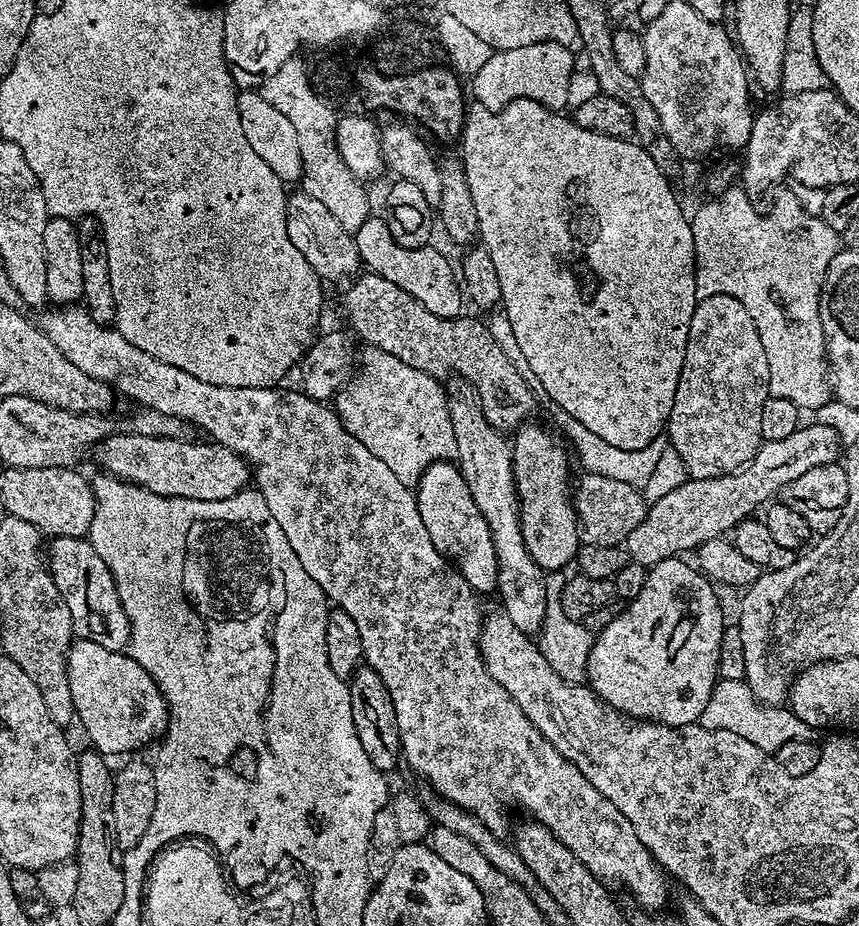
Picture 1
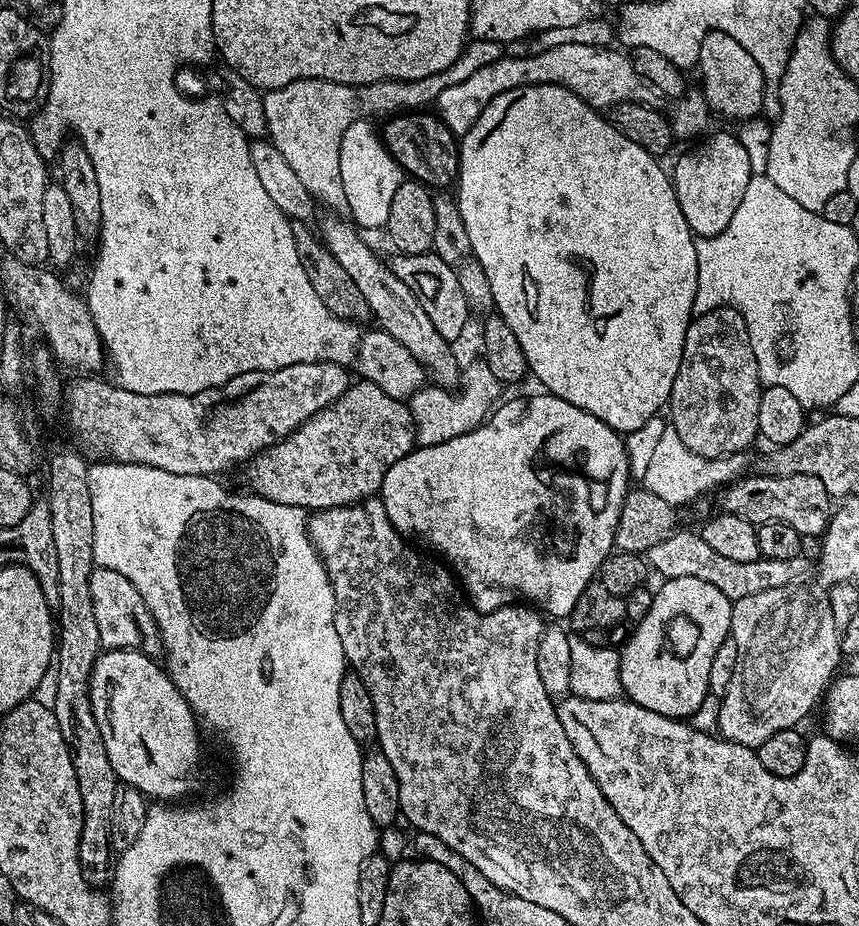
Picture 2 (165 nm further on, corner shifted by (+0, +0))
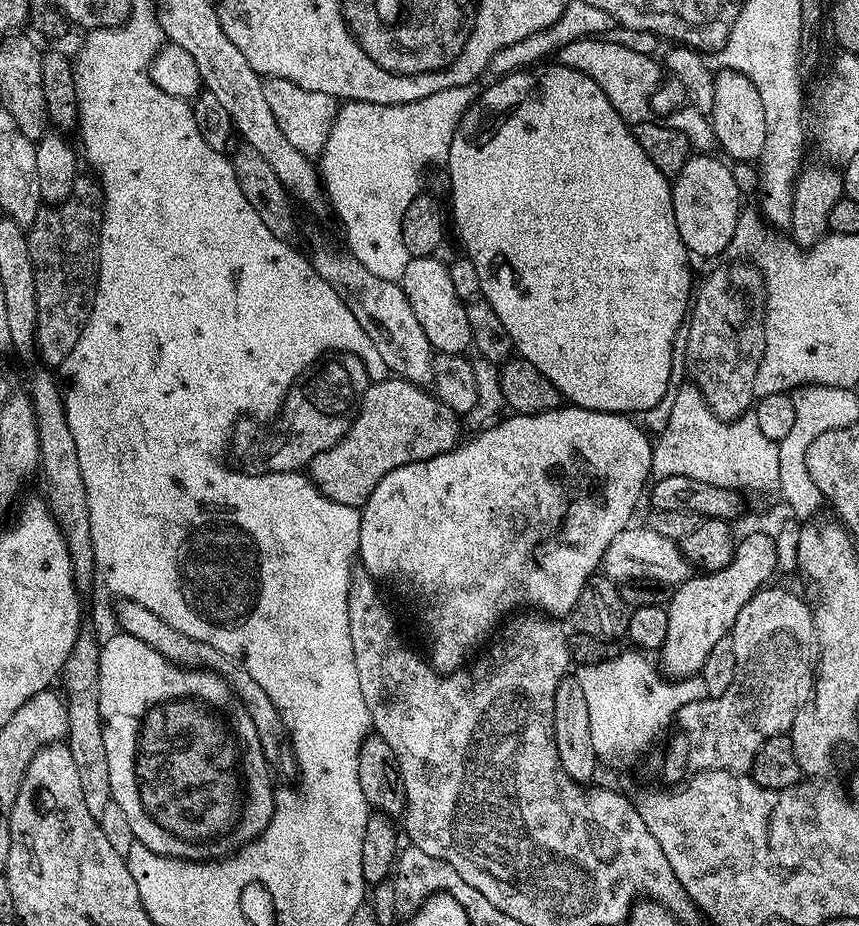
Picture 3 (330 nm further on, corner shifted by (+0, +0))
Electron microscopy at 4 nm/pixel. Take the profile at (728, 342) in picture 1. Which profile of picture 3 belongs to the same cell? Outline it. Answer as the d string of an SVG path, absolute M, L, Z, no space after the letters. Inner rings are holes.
M736 263L724 264L705 278L686 320L687 375L723 420L736 420L753 407L754 374L764 357L764 279L755 264Z

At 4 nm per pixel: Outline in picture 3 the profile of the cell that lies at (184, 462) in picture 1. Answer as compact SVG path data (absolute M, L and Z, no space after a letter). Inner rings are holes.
M399 378L369 383L348 433L330 450L312 459L310 479L326 498L363 509L370 494L374 494L374 486L390 470L446 454L461 443L460 420L458 413L421 385Z

